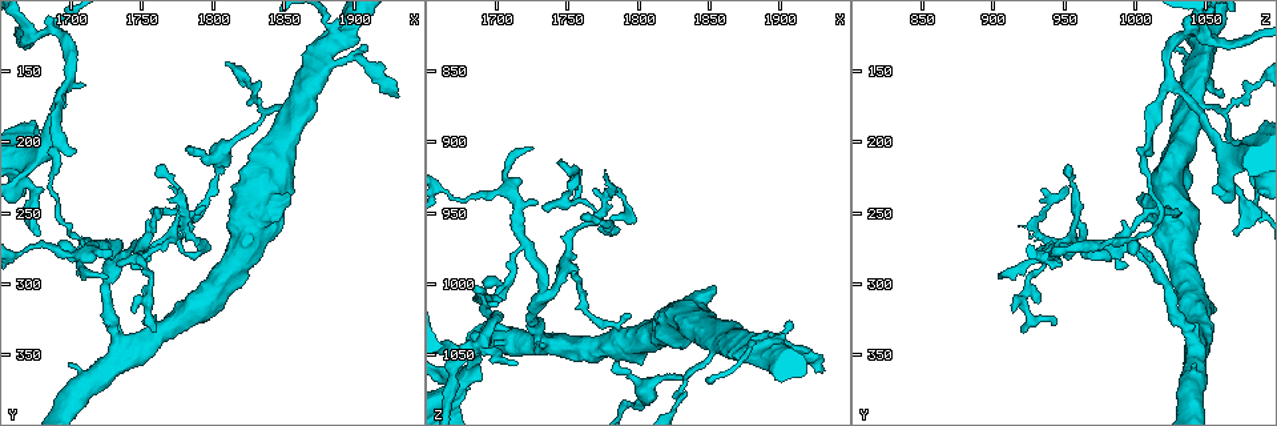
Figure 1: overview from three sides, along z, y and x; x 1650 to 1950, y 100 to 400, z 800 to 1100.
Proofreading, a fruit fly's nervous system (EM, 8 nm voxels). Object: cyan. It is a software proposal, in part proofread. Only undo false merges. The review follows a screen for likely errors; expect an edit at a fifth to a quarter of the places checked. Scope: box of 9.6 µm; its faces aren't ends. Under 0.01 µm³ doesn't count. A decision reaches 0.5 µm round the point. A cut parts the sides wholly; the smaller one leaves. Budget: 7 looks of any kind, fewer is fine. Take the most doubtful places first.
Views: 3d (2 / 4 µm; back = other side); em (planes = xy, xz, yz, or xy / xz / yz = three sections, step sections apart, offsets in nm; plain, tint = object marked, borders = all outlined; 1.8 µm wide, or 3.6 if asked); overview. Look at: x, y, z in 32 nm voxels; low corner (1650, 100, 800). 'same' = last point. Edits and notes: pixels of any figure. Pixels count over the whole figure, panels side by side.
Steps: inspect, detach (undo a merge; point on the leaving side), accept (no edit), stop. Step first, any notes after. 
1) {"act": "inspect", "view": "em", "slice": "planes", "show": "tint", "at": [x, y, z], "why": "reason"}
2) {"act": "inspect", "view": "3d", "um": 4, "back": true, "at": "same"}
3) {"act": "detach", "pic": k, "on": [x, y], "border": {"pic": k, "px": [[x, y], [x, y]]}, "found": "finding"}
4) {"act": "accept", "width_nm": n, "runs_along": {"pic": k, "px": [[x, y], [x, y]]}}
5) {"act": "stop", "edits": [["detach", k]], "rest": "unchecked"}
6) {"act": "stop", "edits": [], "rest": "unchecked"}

{"act": "inspect", "view": "3d", "um": 4, "at": [1770, 268, 956], "why": "abrupt turn"}

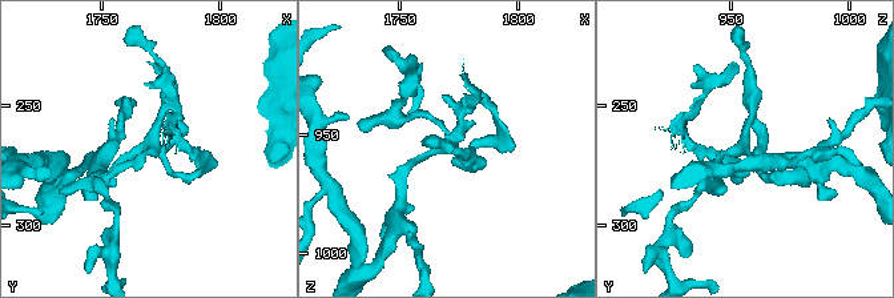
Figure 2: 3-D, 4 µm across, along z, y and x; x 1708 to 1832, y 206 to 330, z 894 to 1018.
{"act": "inspect", "view": "em", "slice": "planes", "show": "tint", "at": [1770, 268, 954], "why": "need the tissue"}

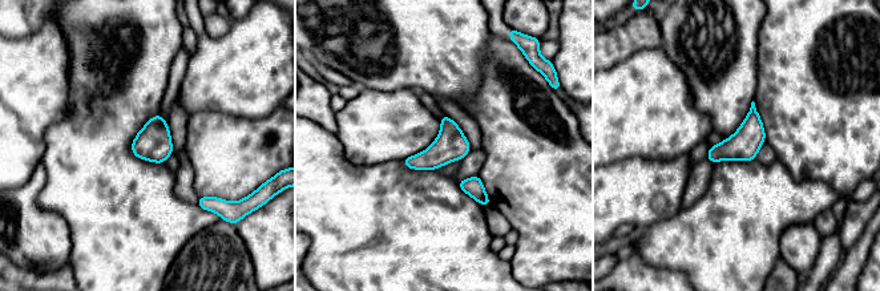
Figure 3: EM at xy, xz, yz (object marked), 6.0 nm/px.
{"act": "accept", "found": "continuous, no second neuron"}

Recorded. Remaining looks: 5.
{"act": "inspect", "view": "3d", "um": 4, "at": [1674, 126, 1050], "why": "four arms meet"}

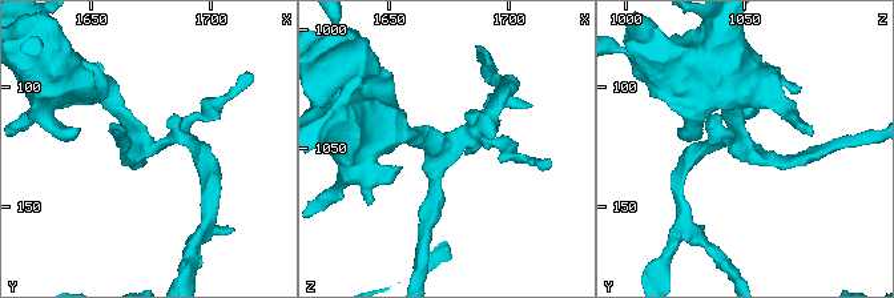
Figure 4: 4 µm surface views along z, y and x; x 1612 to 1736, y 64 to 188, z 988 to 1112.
{"act": "inspect", "view": "em", "slice": "planes", "show": "tint", "at": [1674, 125, 1047]}

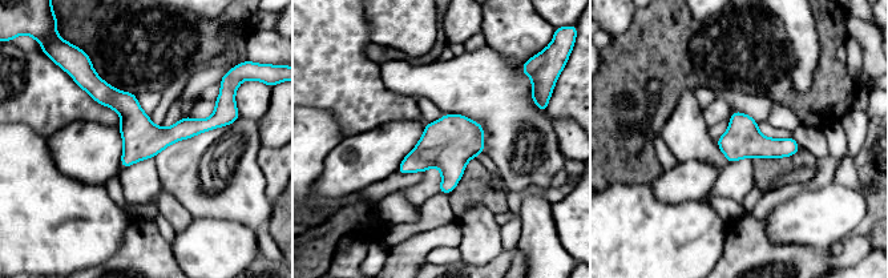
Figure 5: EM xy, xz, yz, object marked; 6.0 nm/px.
{"act": "accept", "width_nm": 220, "found": "continuous, no second neuron"}

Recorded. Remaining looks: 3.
{"act": "inspect", "view": "3d", "um": 4, "at": [1720, 274, 972], "why": "two arms in line, one across"}

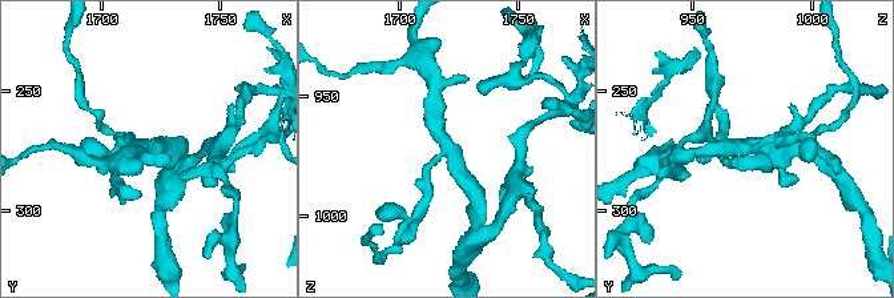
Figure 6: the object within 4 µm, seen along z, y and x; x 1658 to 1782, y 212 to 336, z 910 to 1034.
{"act": "inspect", "view": "em", "slice": "planes", "show": "tint", "at": [1720, 274, 974], "arms": 3, "arm_widths_nm": [170, 190, 220]}

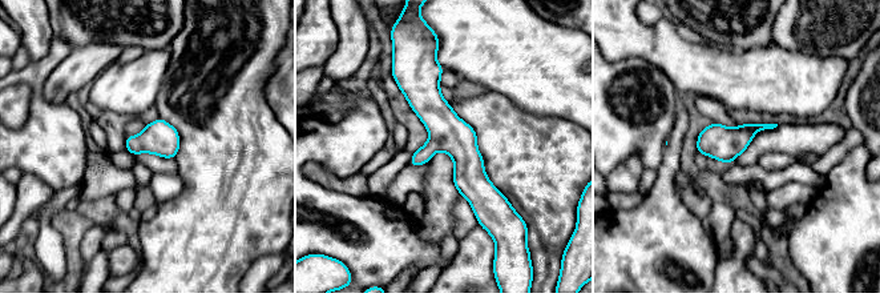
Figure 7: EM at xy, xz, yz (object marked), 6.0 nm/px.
{"act": "accept", "found": "one neuron here"}

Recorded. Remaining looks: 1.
{"act": "stop", "edits": [], "rest": "unchecked"}

